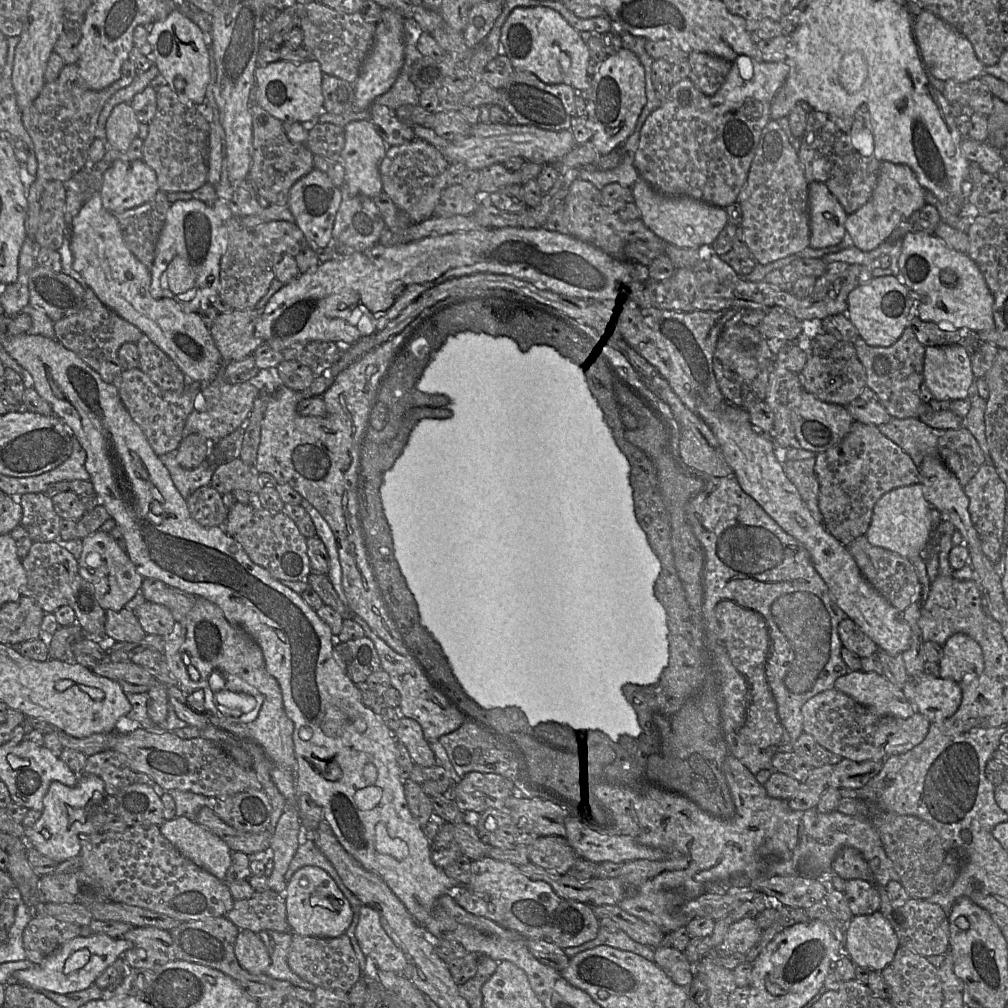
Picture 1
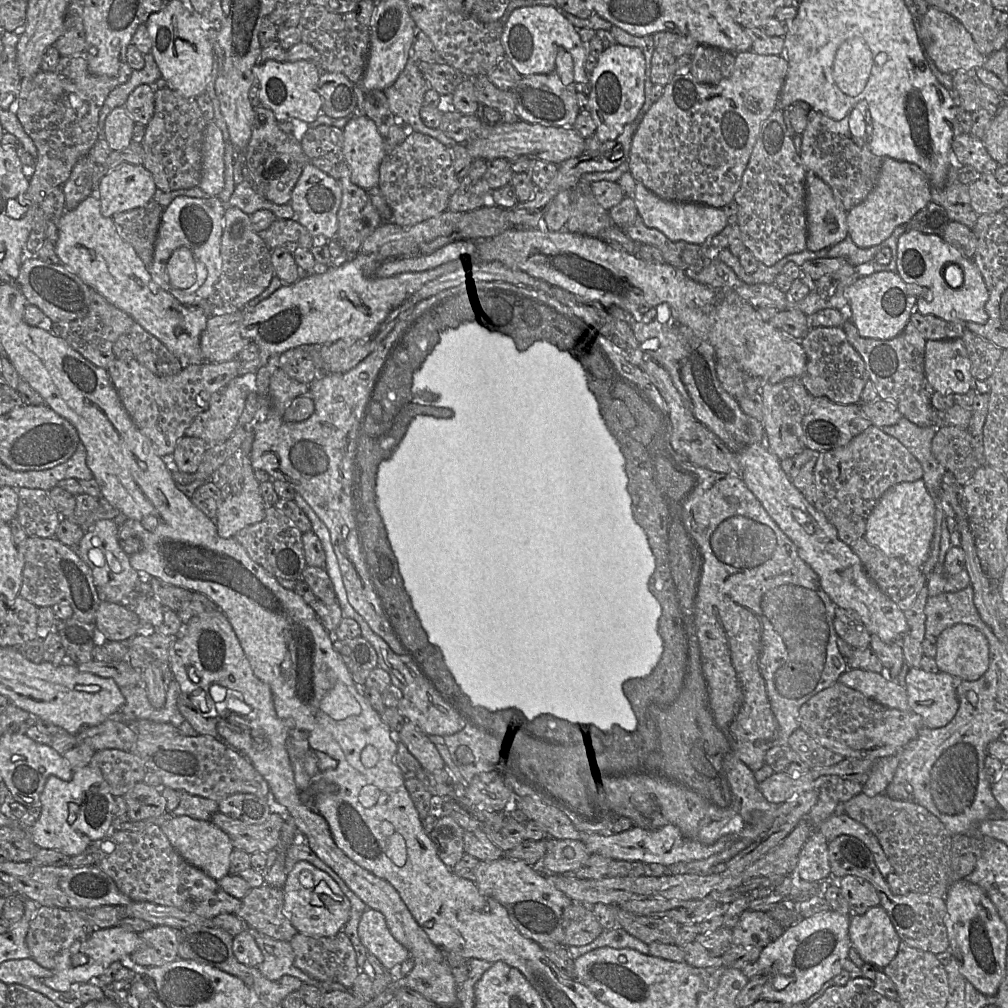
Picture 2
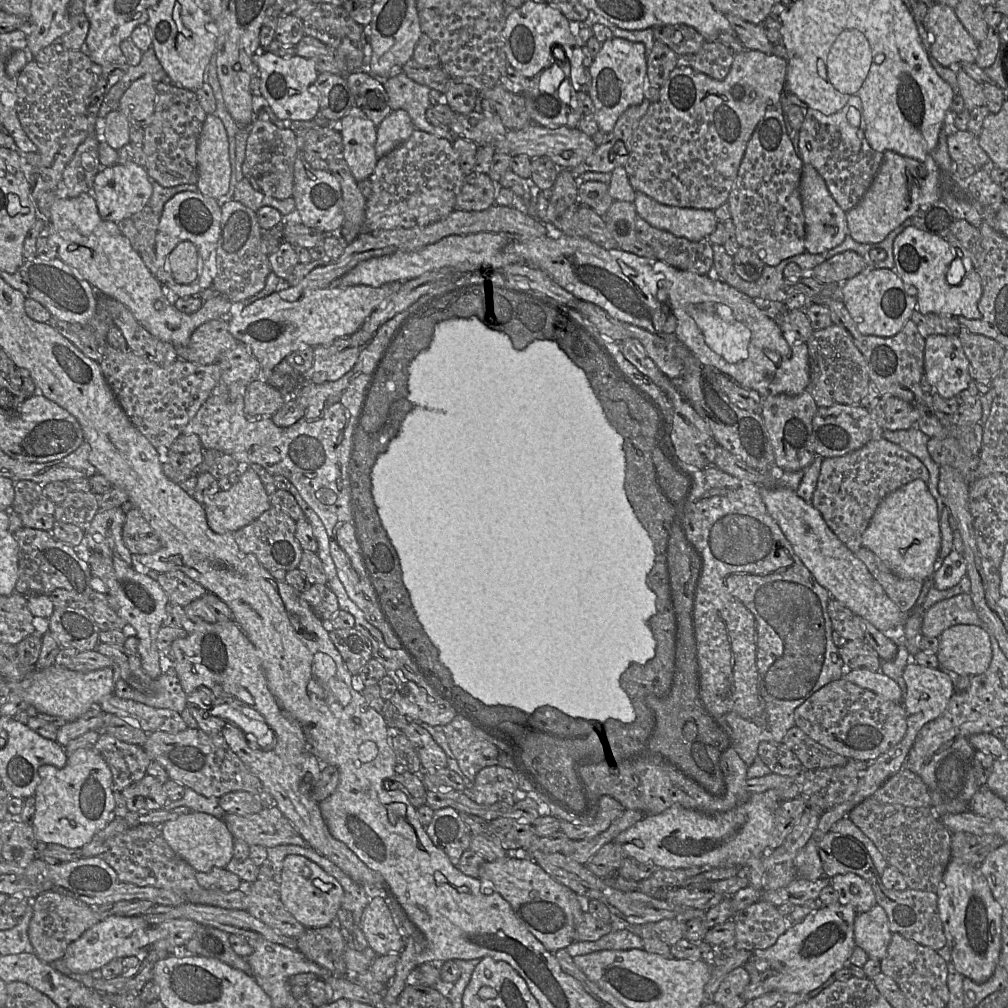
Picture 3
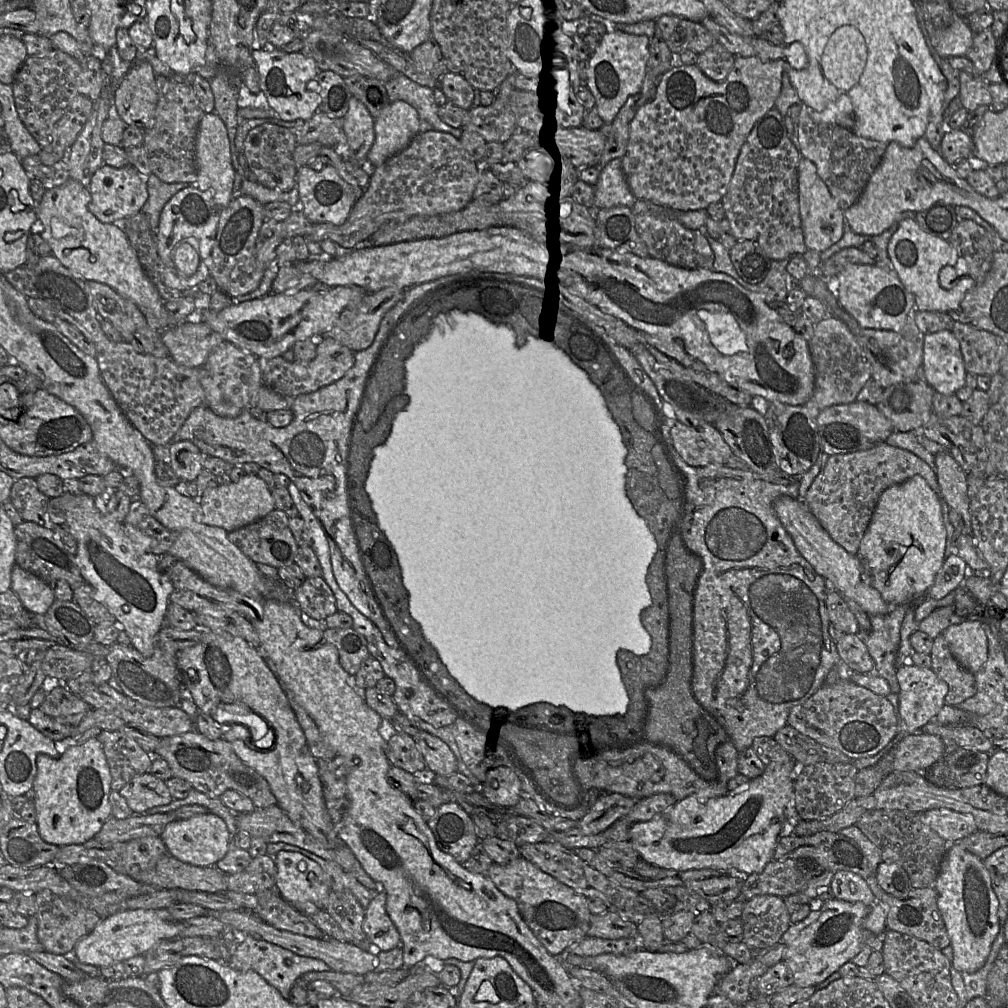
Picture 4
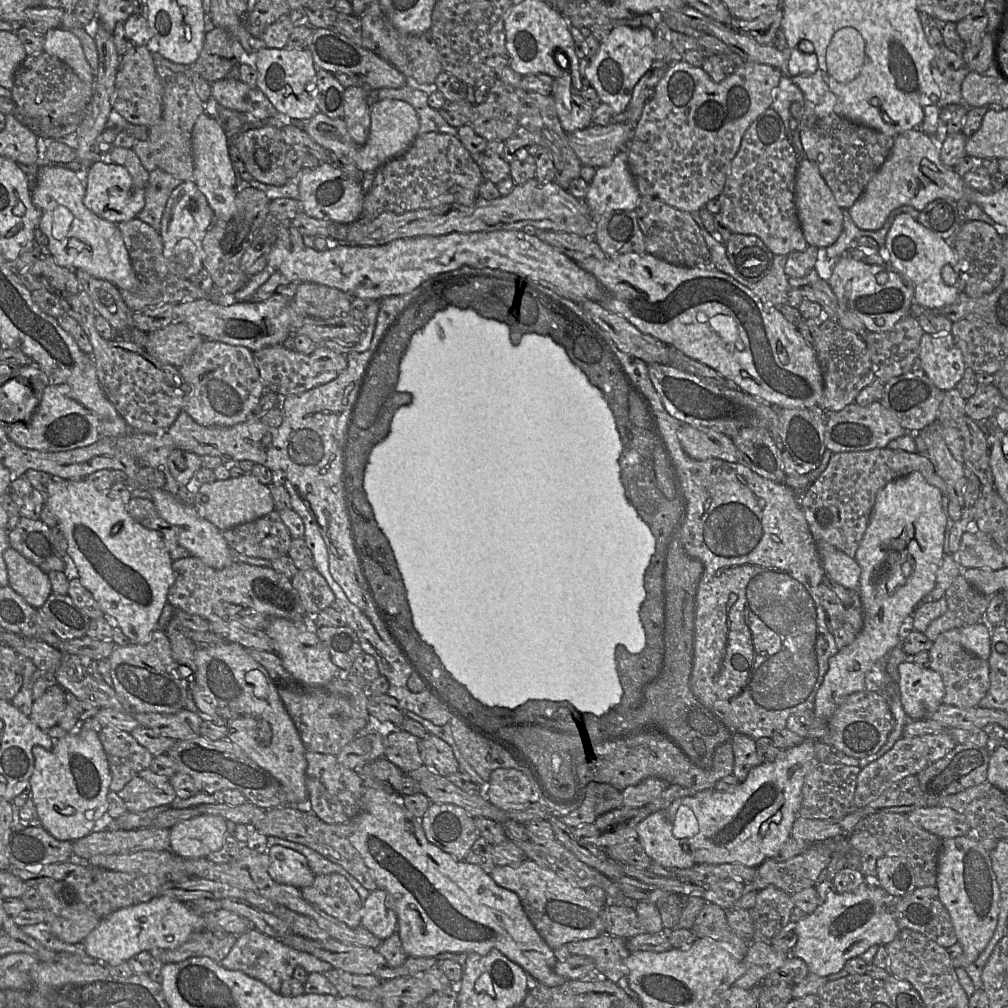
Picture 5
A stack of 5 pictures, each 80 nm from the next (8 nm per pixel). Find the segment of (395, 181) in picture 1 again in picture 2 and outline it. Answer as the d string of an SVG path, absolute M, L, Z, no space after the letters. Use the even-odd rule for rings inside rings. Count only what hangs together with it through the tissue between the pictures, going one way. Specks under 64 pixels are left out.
M408 131L403 142L388 151L381 161L377 187L391 208L389 222L411 226L446 211L449 199L459 183L454 171L452 152L431 136Z

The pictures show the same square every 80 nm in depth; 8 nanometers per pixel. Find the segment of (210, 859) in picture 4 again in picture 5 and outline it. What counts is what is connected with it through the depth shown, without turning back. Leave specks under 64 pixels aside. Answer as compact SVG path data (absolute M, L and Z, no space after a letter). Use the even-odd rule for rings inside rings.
M201 814L170 828L170 850L183 859L206 858L222 848L227 835L224 817Z

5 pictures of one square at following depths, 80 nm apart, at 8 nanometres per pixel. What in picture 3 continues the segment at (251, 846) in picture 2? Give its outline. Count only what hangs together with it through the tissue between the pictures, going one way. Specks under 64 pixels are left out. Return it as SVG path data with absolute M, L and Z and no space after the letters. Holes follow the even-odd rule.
M276 805L250 816L226 813L223 821L234 838L244 840L249 846L261 845L266 848L283 844L308 846Z

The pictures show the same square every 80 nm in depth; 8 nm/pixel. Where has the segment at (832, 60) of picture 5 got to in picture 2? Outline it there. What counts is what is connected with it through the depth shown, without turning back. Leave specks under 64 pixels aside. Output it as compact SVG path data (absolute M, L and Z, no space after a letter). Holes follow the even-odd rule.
M860 37L847 39L838 48L832 74L844 94L858 96L865 88L872 69L872 53Z

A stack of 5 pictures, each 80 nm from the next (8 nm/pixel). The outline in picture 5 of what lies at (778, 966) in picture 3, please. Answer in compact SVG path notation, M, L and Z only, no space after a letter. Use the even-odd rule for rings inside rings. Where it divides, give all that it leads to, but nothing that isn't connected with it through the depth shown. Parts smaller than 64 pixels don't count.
M865 883L850 893L835 893L794 924L797 942L790 956L802 959L810 974L827 977L840 972L848 960L859 957L872 945L890 943L901 929L886 909L886 894L875 883Z

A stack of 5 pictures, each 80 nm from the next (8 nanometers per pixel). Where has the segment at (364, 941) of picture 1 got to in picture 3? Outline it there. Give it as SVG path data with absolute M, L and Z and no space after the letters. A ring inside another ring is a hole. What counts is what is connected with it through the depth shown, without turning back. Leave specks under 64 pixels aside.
M383 896L371 897L361 916L360 927L377 956L400 954L404 949L404 939Z

